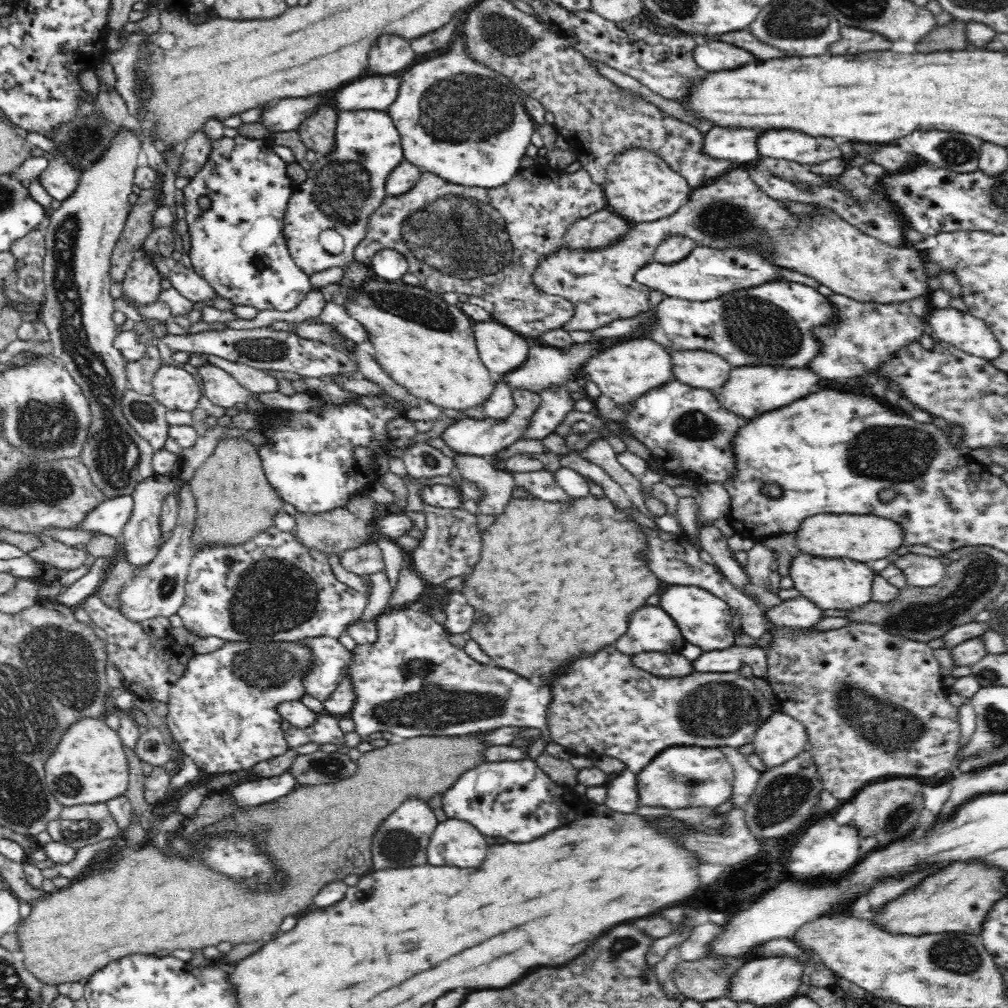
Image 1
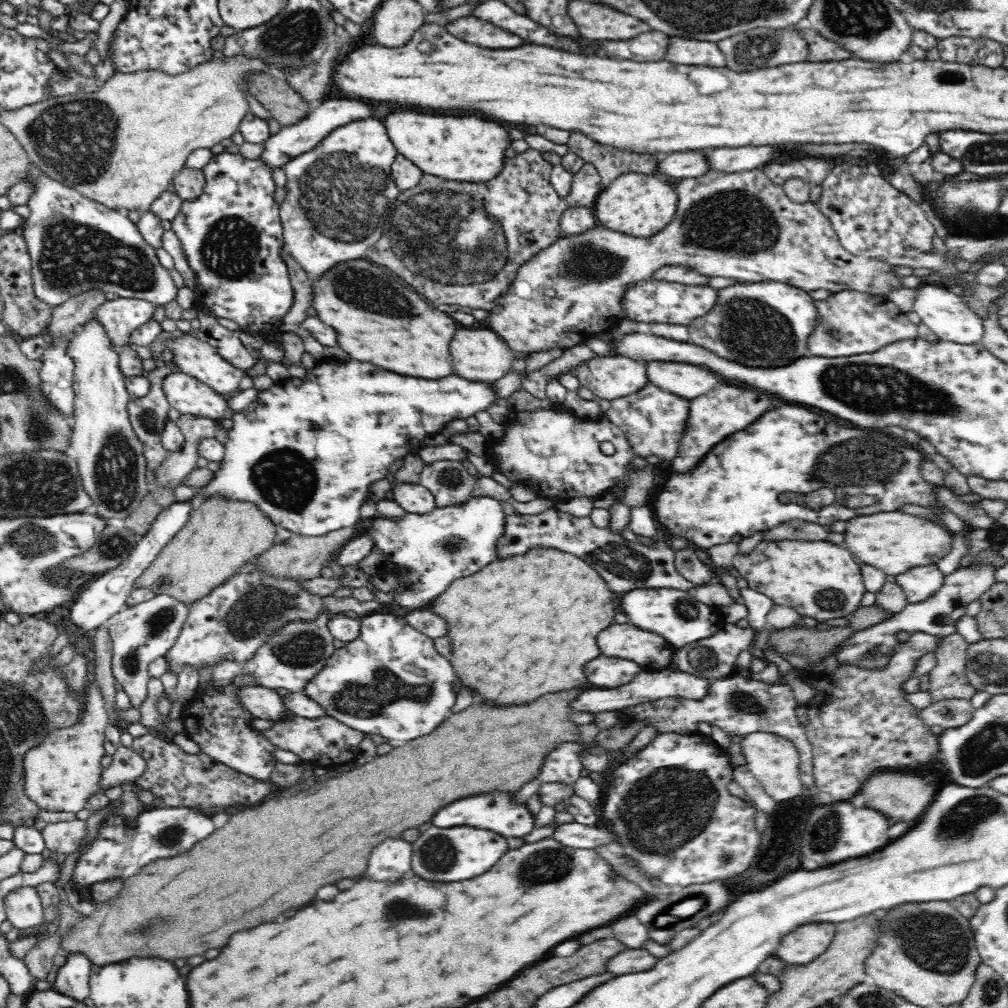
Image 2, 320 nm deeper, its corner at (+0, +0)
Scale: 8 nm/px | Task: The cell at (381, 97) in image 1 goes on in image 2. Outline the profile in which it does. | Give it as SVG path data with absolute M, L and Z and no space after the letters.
M328 98L323 100L318 108L312 109L308 116L288 127L282 127L276 134L264 142L264 150L261 154L261 159L267 162L272 168L285 166L286 163L299 155L304 155L304 152L310 152L325 136L328 136L335 128L344 126L352 120L364 120L374 116L374 104L366 102L366 100L358 100L358 98Z

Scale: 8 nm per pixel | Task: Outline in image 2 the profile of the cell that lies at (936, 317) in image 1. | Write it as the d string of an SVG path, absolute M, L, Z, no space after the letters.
M922 283L916 289L913 310L920 316L921 322L942 340L970 345L980 343L982 340L984 320L965 303L963 296L952 293L949 286Z

